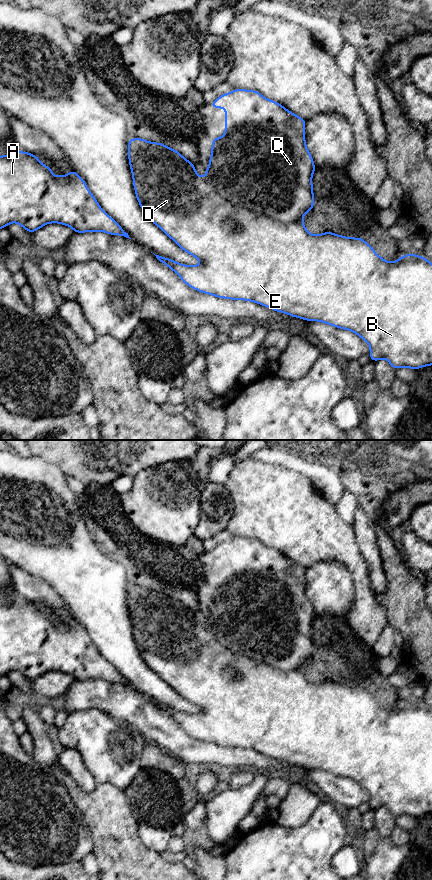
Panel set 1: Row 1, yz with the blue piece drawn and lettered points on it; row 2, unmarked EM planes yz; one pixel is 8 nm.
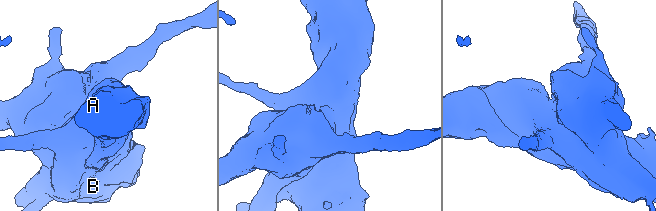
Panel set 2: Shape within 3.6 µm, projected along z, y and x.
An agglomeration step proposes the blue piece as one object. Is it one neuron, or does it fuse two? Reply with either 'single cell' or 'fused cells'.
fused cells

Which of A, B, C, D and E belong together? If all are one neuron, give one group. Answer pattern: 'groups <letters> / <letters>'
groups A B D E / C

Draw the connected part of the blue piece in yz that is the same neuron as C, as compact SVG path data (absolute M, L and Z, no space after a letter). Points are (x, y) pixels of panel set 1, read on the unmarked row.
M234 537L230 541L221 543L219 546L217 546L210 552L210 555L226 557L225 583L220 586L212 586L212 599L210 606L212 614L214 614L215 612L219 612L224 618L227 618L228 616L231 617L230 621L227 621L226 623L220 625L219 632L226 637L225 645L233 652L236 651L257 662L268 664L279 670L288 671L302 669L304 662L310 660L314 654L312 623L316 617L311 602L305 592L306 568L293 562L292 560L284 556L281 552L263 545L259 540L254 538Z

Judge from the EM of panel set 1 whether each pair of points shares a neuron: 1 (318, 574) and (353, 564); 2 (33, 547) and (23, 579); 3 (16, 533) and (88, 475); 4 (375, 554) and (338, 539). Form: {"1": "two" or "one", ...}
{"1": "two", "2": "two", "3": "two", "4": "two"}

